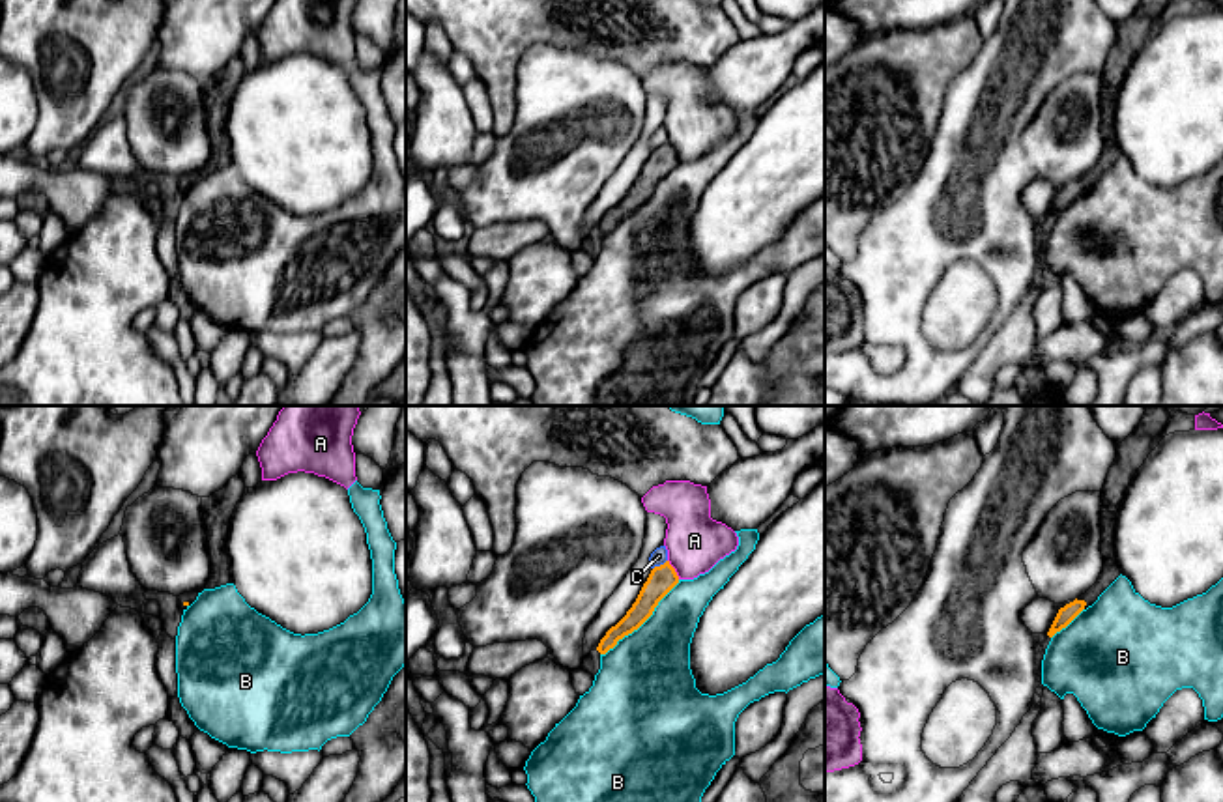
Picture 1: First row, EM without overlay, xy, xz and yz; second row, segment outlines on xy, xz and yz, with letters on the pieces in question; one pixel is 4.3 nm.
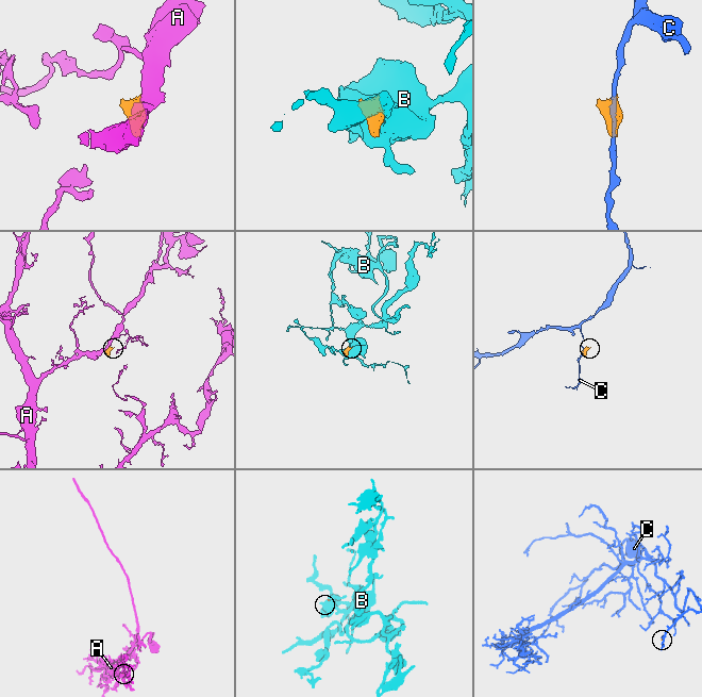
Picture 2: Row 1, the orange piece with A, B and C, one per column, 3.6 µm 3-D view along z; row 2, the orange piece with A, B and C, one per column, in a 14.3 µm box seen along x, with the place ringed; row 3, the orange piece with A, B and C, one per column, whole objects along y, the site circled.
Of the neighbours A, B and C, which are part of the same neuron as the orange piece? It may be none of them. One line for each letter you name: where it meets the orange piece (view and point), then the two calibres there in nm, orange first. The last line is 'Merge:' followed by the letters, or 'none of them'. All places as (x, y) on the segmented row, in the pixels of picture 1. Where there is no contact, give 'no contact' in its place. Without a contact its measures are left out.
Merge: none of them

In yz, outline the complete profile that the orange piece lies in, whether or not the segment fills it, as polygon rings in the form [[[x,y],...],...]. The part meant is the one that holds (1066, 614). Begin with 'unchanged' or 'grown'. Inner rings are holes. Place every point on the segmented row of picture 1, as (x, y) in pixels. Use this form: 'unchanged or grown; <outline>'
grown; [[[1148,406],[1139,426],[1122,443],[1116,445],[1116,458],[1109,467],[1105,484],[1101,488],[1103,570],[1098,581],[1085,594],[1060,604],[1060,609],[1047,632],[1049,637],[1066,628],[1083,609],[1092,606],[1098,596],[1120,576],[1120,568],[1115,557],[1116,512],[1135,473],[1144,464],[1148,454],[1167,436],[1165,426],[1171,411],[1171,406]]]

